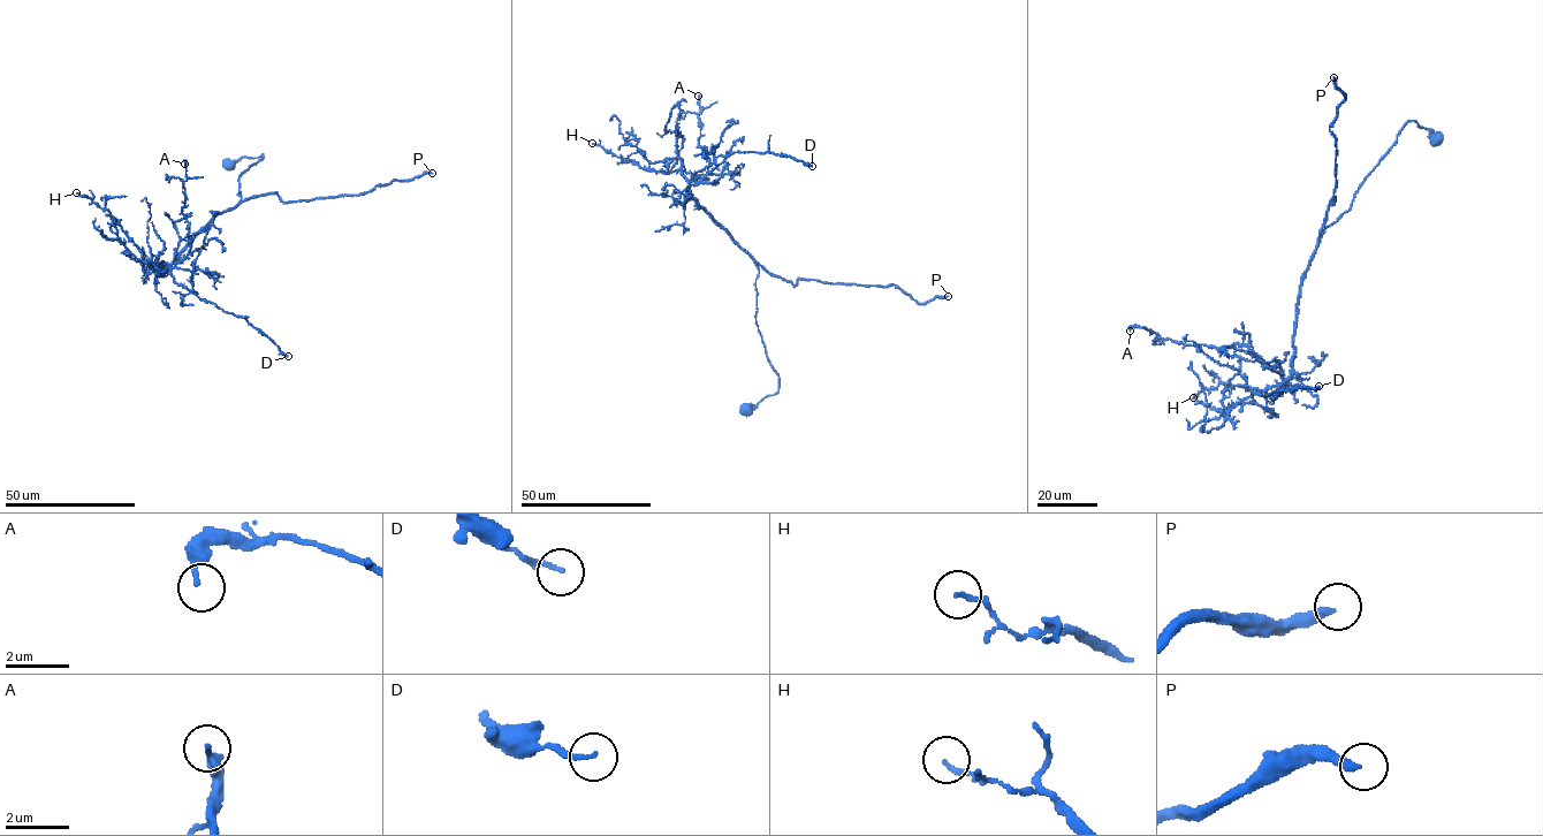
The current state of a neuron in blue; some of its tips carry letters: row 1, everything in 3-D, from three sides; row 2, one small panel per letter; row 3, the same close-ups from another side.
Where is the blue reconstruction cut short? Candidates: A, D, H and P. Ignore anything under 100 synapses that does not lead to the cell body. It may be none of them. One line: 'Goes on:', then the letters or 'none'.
Goes on: P

